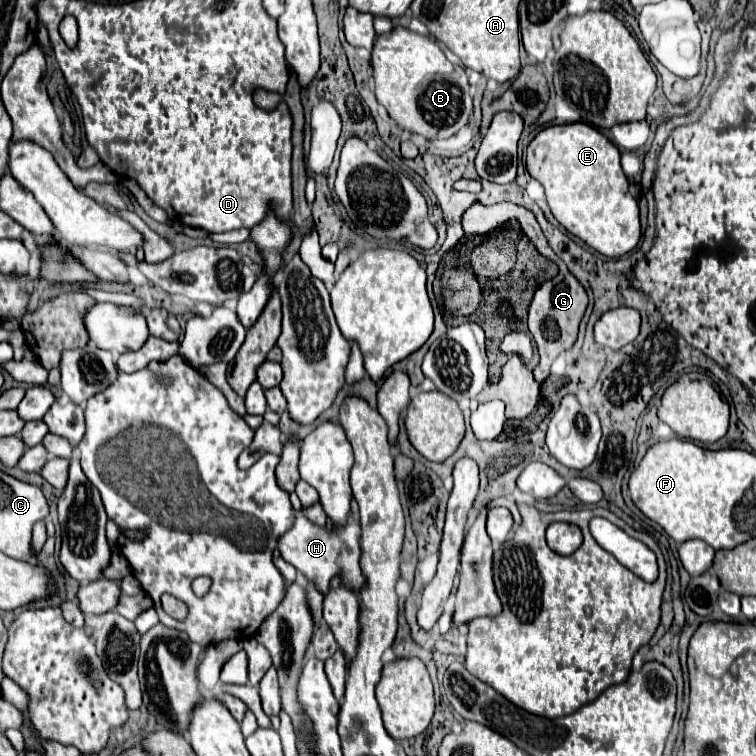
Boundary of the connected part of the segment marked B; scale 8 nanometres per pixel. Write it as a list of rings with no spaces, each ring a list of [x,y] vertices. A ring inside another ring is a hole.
[[[404,26],[380,34],[372,48],[372,70],[376,80],[376,98],[400,128],[430,140],[450,138],[468,124],[472,114],[468,76],[462,66],[446,60],[432,38],[416,34]]]

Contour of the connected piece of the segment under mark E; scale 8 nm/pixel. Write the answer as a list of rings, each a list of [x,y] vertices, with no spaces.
[[[584,122],[548,126],[536,134],[526,150],[526,168],[544,190],[554,218],[592,250],[618,258],[640,242],[638,202],[628,192],[618,148]]]

